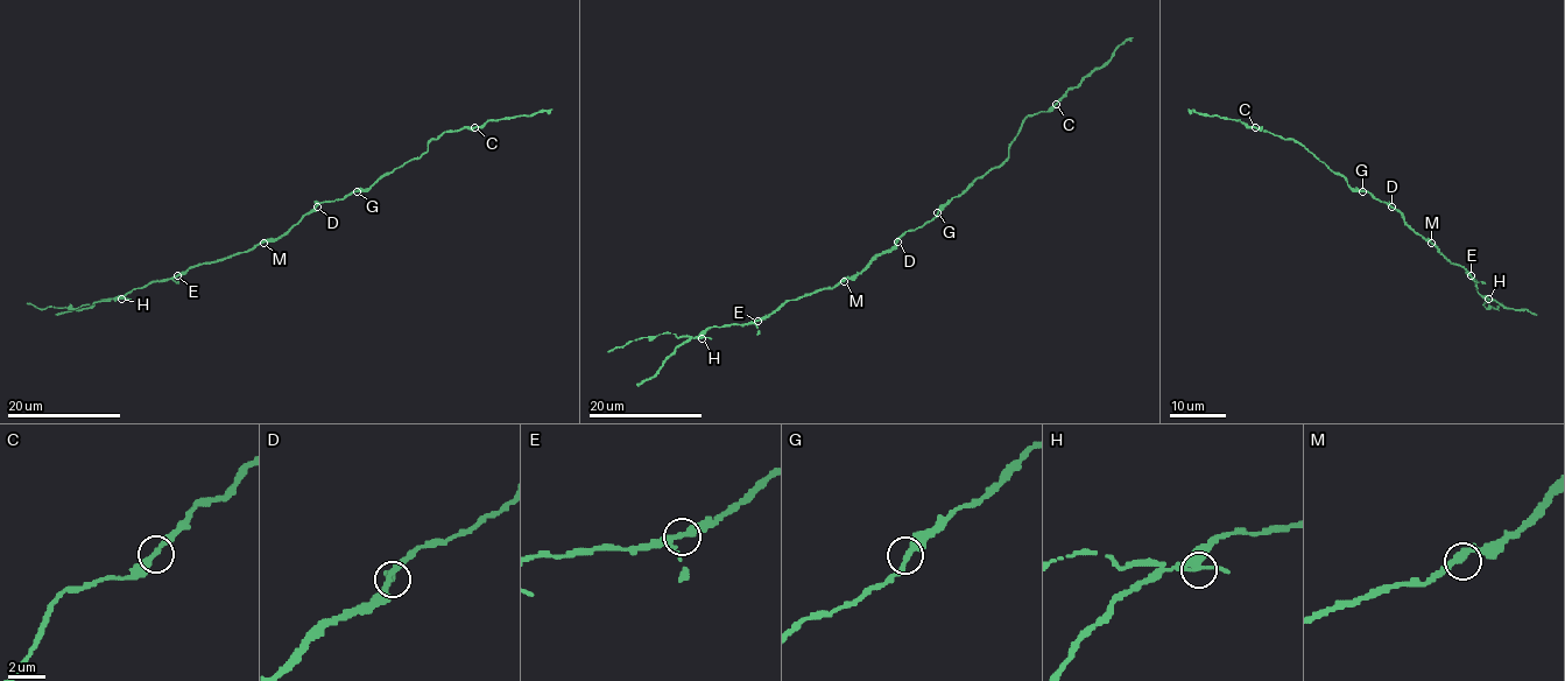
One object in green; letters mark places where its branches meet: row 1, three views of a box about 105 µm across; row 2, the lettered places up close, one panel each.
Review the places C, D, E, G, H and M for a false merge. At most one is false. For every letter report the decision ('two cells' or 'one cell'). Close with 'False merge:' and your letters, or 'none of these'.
C: one cell
D: one cell
E: one cell
G: one cell
H: two cells
M: one cell
False merge: H

